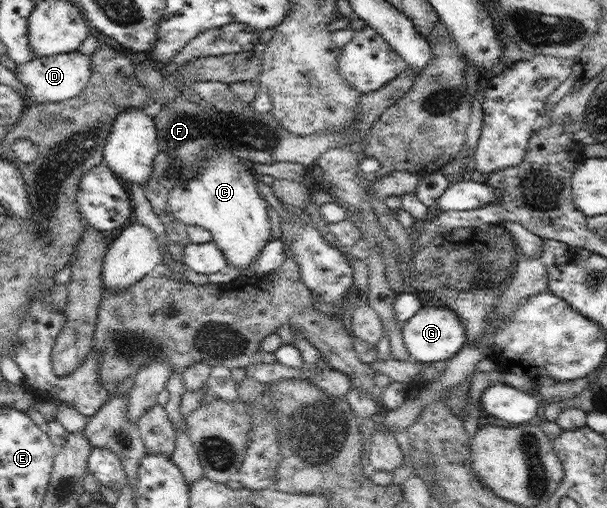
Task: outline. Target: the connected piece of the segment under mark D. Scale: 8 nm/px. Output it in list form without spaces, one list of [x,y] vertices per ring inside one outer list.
[[[75,50],[67,53],[34,57],[26,64],[16,66],[16,78],[24,85],[28,102],[57,103],[72,98],[86,88],[91,77],[91,57]]]

